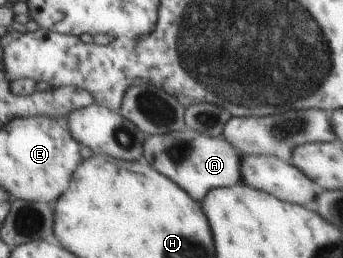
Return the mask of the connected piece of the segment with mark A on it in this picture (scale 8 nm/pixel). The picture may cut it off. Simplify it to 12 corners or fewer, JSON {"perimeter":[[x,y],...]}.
{"perimeter":[[191,129],[145,136],[142,158],[197,203],[240,184],[241,155]]}

